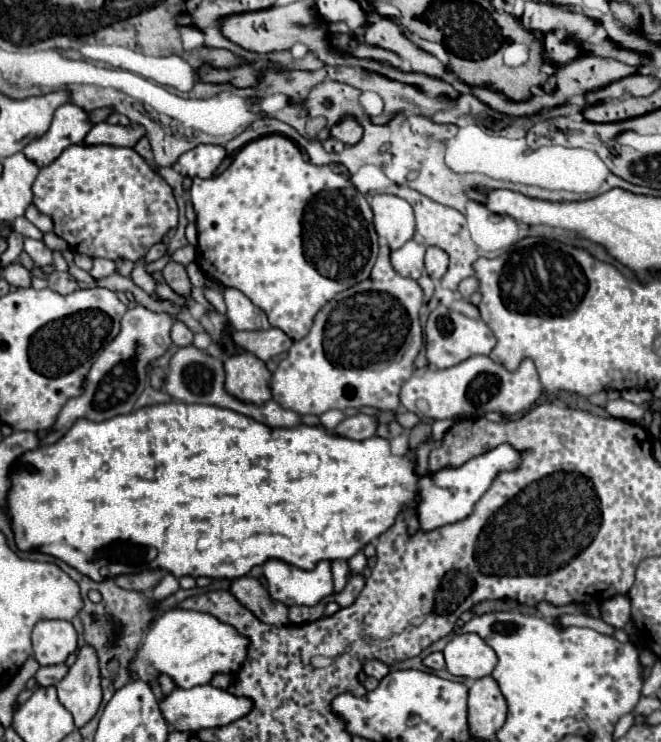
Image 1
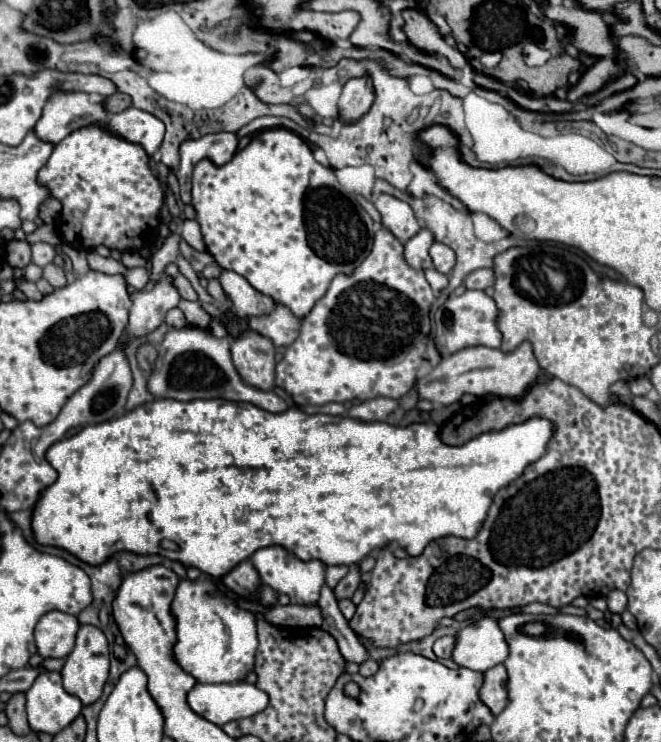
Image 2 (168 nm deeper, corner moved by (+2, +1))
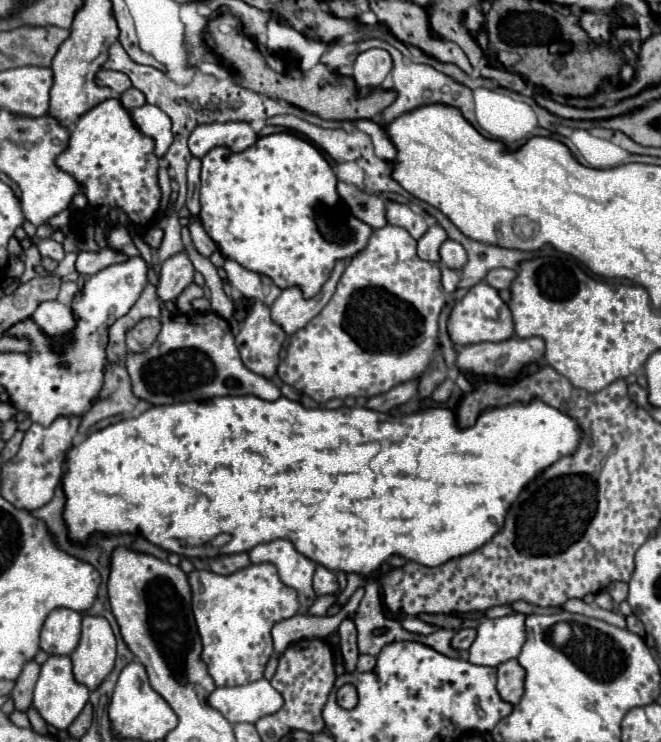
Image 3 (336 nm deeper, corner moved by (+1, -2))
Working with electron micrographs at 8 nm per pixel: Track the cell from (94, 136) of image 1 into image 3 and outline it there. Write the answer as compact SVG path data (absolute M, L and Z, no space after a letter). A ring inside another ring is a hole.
M144 104L140 108L134 108L130 110L130 116L136 124L136 128L144 134L144 136L150 136L156 144L154 148L154 154L158 158L162 158L168 150L168 146L172 144L172 130L170 130L170 118L158 108L158 106L152 106L152 104Z

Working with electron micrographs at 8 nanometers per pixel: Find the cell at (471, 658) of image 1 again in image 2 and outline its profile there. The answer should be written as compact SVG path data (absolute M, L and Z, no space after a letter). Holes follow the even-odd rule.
M483 617L457 633L457 645L453 649L453 661L473 671L487 671L505 661L509 645L497 625L497 619Z

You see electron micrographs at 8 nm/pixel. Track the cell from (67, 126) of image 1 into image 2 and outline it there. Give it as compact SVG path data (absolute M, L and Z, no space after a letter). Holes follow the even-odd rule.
M57 91L45 103L43 115L35 125L37 137L49 143L59 143L71 131L91 125L105 123L107 111L103 103L91 103L87 93L81 91Z

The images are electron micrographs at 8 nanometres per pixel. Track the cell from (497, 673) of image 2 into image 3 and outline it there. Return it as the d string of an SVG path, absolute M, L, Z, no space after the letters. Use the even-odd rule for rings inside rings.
M508 660L498 666L498 694L504 702L516 706L520 696L522 696L522 680L524 672L522 666L516 660Z

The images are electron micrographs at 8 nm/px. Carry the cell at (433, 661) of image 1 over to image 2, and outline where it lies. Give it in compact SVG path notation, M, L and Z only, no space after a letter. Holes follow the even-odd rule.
M449 635L449 637L441 637L435 641L433 645L433 651L439 659L445 659L445 657L451 657L451 651L453 651L453 645L455 645L455 637Z

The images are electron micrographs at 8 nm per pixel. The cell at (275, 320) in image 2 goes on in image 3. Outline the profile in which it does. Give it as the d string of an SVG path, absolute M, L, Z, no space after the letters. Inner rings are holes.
M338 262L332 276L328 278L328 282L322 286L322 290L310 298L304 300L302 292L298 288L286 288L282 290L282 294L278 296L278 300L272 304L270 312L272 312L272 322L278 324L286 336L296 334L300 328L304 328L332 298L334 288L342 276L342 270L346 268L344 262Z

